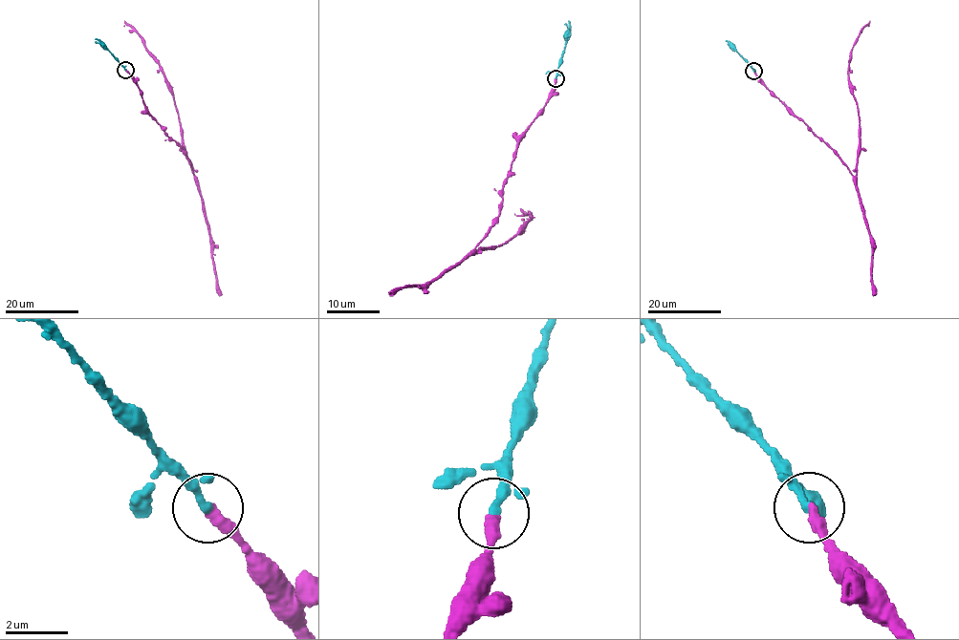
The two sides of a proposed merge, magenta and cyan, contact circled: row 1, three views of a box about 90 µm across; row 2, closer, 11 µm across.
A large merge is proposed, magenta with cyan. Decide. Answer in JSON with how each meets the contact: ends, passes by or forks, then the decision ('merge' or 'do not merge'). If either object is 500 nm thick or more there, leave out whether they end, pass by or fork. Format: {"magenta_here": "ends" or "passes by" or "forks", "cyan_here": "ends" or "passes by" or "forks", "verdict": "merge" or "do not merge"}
{"magenta_here": "ends", "cyan_here": "passes by", "verdict": "merge"}

